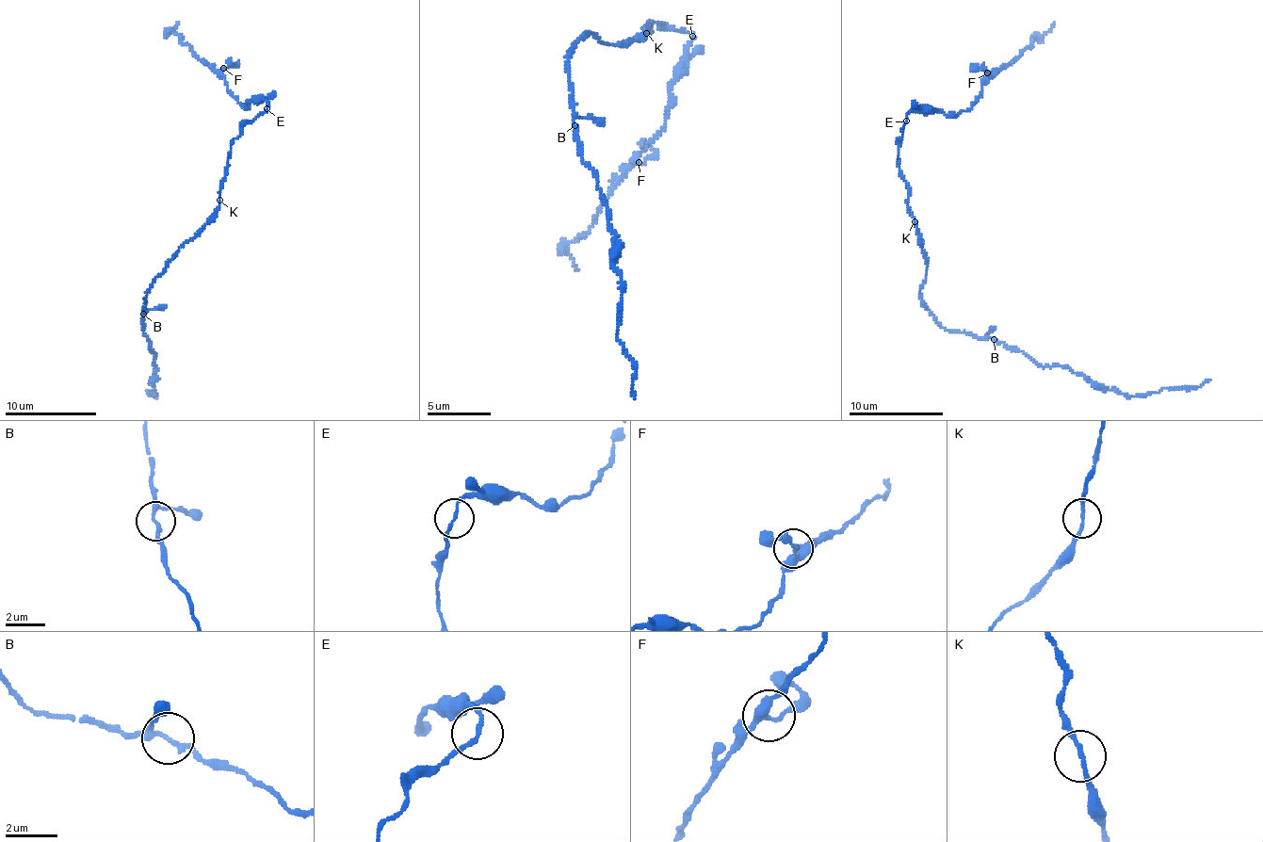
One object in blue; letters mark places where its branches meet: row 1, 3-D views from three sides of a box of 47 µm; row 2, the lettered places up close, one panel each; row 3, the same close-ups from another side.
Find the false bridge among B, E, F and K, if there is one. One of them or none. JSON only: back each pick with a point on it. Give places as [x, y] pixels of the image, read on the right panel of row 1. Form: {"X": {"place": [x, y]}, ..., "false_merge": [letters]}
{"false_merge": []}

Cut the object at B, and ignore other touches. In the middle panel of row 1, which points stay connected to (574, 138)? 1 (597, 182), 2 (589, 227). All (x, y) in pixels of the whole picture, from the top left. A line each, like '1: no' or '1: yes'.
1: yes
2: no

